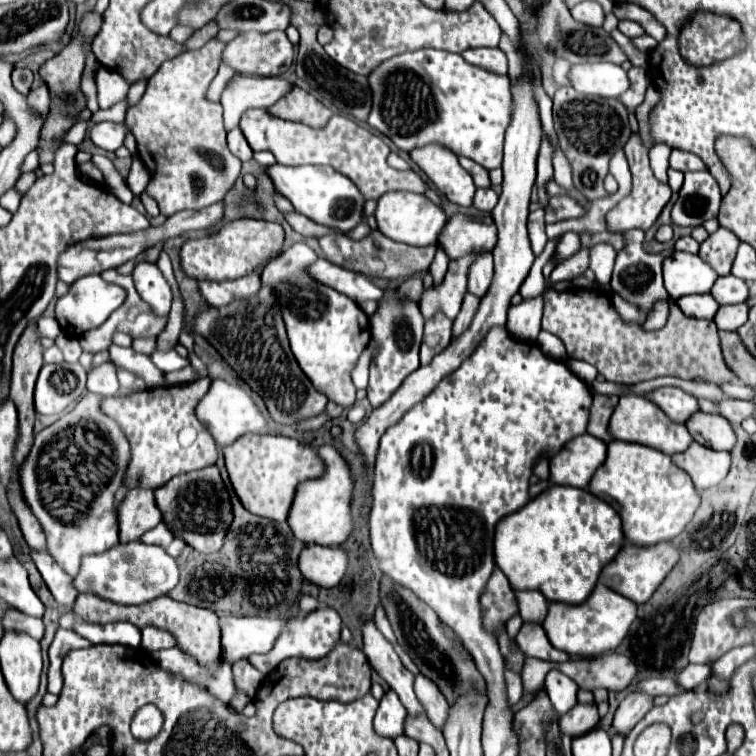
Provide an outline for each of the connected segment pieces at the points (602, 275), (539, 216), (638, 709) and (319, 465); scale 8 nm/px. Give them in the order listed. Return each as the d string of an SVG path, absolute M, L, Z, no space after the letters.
M599 243L593 246L589 253L589 267L595 273L597 285L609 285L616 251L609 243Z
M543 209L529 213L529 239L531 239L531 249L535 257L539 257L547 245L547 233L545 233L545 223L543 223Z
M629 693L617 707L613 725L611 725L611 735L627 735L643 717L645 713L653 707L653 697L643 695L643 693Z
M247 433L223 449L229 479L241 503L259 517L285 521L297 491L297 485L321 477L325 463L311 445L301 445L297 439L283 435L255 435Z

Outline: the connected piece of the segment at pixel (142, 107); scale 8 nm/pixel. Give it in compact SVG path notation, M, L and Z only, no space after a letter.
M211 39L197 51L179 53L165 61L149 79L145 95L127 111L125 123L135 135L139 157L151 173L145 191L159 203L165 217L221 201L239 177L241 161L227 147L223 109L205 99L207 87L217 75L223 47L225 43Z

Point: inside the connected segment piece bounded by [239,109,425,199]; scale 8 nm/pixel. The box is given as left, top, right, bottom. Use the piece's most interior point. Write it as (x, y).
(353, 150)

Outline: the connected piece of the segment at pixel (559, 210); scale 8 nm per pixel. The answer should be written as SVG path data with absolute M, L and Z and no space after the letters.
M559 195L559 197L551 197L549 199L549 207L545 207L545 223L547 221L563 221L563 219L577 219L583 215L581 205L567 197L567 195Z

